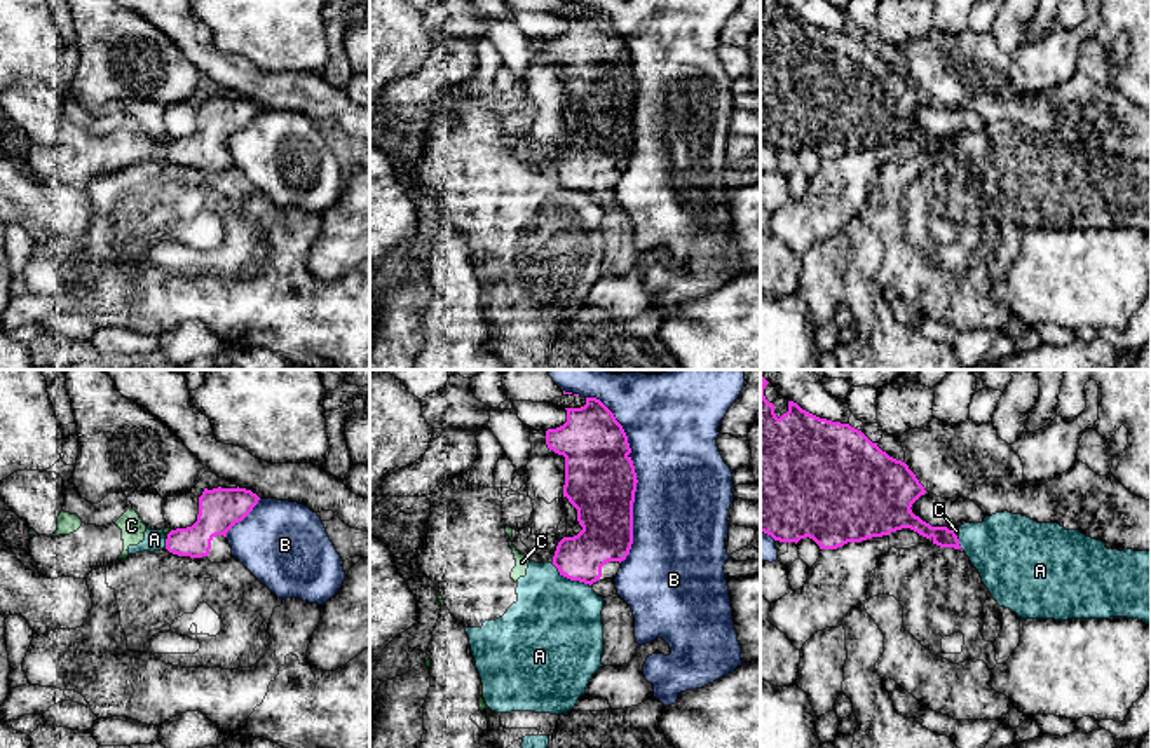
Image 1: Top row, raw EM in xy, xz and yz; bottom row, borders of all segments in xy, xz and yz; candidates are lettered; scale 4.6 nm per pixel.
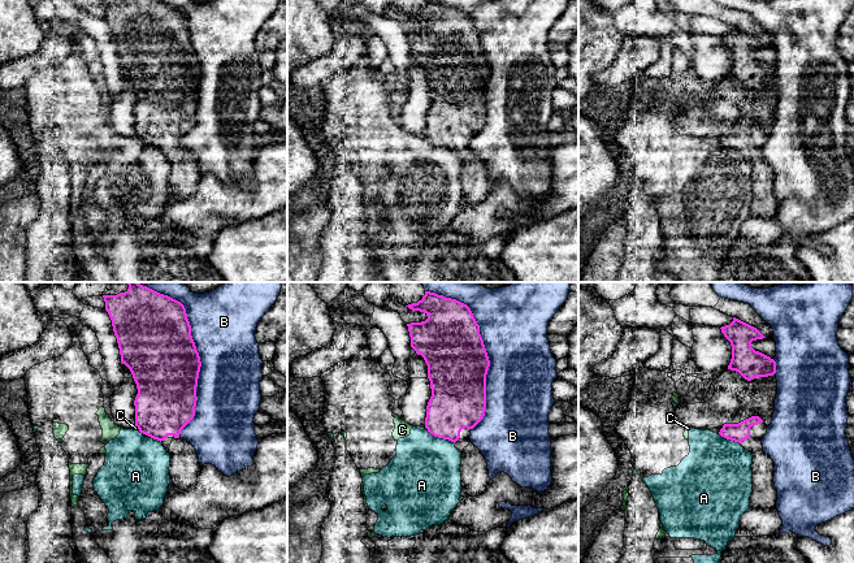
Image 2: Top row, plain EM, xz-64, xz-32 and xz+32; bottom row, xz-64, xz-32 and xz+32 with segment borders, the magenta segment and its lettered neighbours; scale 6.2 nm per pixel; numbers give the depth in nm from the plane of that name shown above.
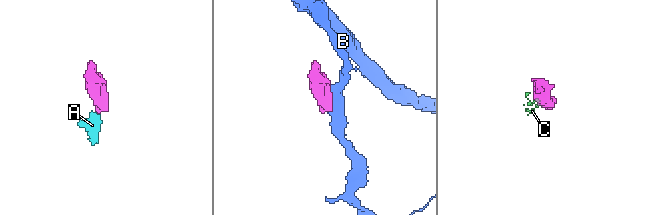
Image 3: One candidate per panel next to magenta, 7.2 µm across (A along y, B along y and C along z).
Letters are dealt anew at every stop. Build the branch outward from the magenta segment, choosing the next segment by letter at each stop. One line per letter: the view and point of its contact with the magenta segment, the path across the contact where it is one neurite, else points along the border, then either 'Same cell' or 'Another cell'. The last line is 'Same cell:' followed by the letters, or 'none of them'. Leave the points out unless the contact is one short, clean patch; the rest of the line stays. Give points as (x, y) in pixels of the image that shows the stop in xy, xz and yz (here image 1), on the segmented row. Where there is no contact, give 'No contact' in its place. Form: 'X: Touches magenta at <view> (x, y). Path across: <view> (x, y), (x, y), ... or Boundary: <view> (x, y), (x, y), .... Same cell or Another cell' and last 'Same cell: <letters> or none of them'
A: Touches magenta at xz (571, 579). Boundary: xz (551, 564), (564, 576), (590, 586). Another cell
B: Touches magenta at xz (632, 510). Another cell
C: Touches magenta at xy (168, 536). Boundary: xy (171, 530), (166, 539). Another cell
Same cell: none of them

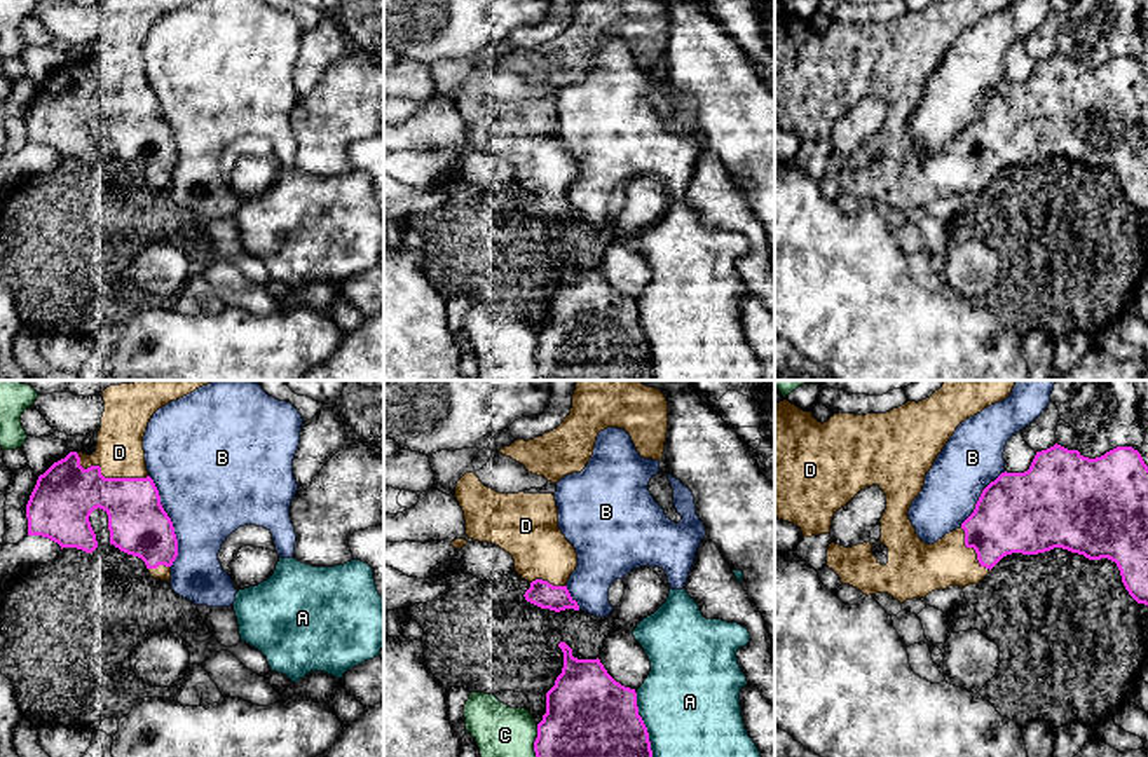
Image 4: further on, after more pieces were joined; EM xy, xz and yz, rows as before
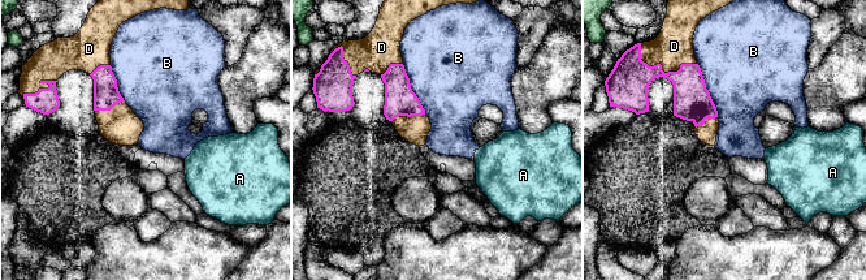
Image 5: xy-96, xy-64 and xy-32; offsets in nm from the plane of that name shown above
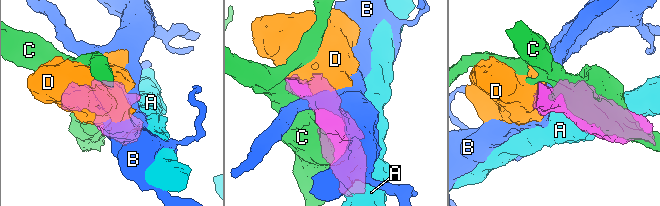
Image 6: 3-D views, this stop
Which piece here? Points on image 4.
A: Touches magenta at xz (644, 724). Another cell
B: Touches magenta at xy (171, 522). Another cell
C: Touches magenta at xz (536, 740). Another cell
D: Touches magenta at xy (107, 478). Same cell
Same cell: D

